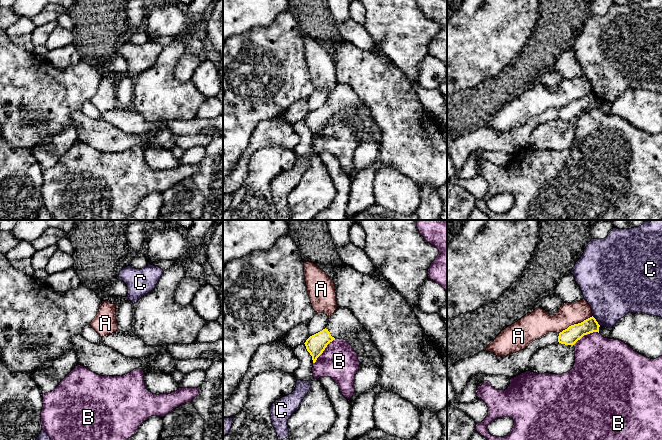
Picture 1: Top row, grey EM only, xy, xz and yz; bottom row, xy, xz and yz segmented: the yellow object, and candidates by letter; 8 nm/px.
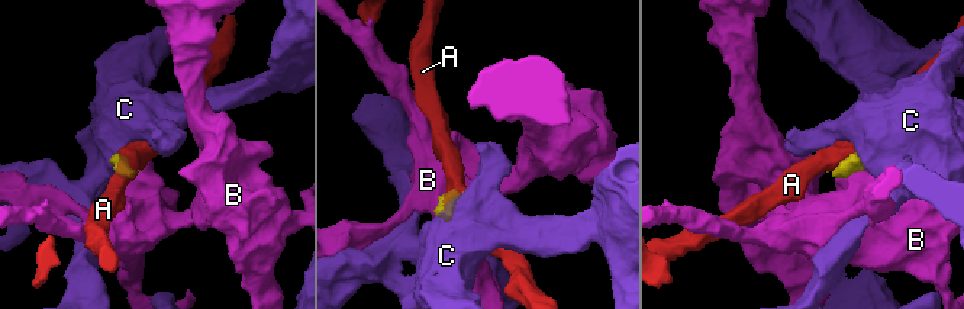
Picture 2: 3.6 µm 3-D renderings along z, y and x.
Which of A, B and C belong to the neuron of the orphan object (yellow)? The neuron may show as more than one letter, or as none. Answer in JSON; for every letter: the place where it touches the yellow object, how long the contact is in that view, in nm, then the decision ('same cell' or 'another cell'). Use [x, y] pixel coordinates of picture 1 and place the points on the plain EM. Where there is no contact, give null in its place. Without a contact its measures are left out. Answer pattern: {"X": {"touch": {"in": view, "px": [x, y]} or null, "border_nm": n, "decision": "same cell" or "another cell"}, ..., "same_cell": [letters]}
{"A": {"touch": {"in": "yz", "px": [575, 100]}, "border_nm": 300, "decision": "another cell"}, "B": {"touch": {"in": "xz", "px": [324, 125]}, "border_nm": 260, "decision": "another cell"}, "C": {"touch": {"in": "yz", "px": [596, 97]}, "border_nm": 100, "decision": "another cell"}, "same_cell": []}

